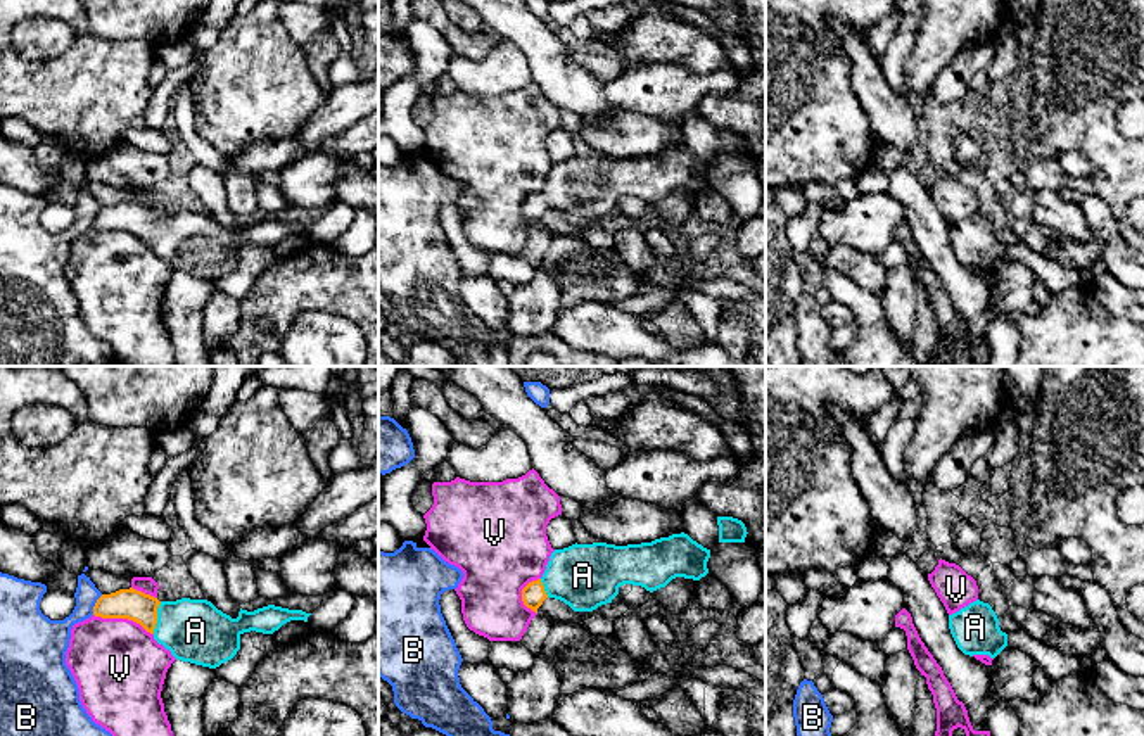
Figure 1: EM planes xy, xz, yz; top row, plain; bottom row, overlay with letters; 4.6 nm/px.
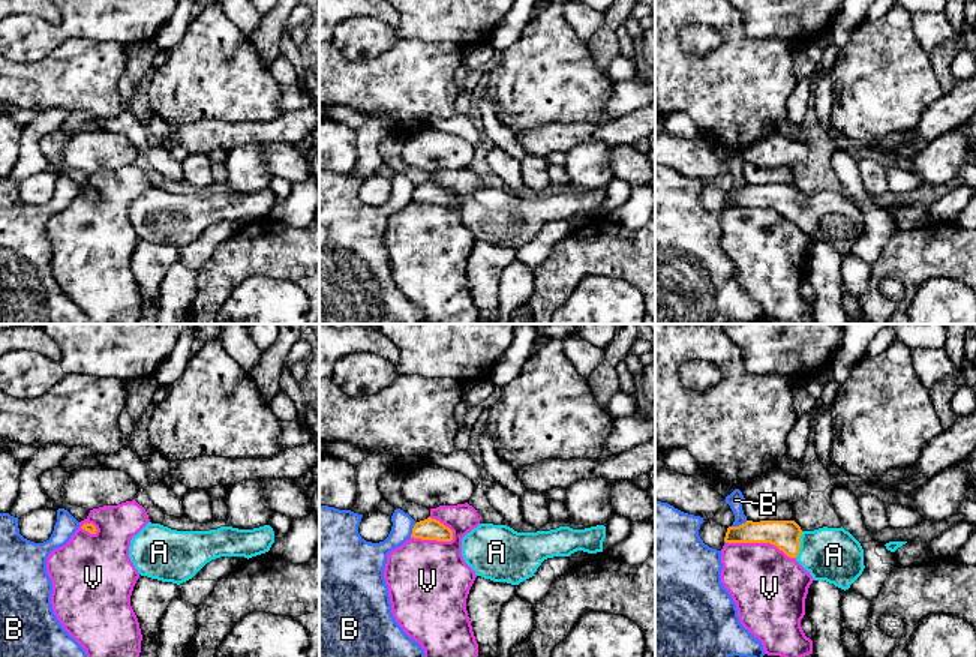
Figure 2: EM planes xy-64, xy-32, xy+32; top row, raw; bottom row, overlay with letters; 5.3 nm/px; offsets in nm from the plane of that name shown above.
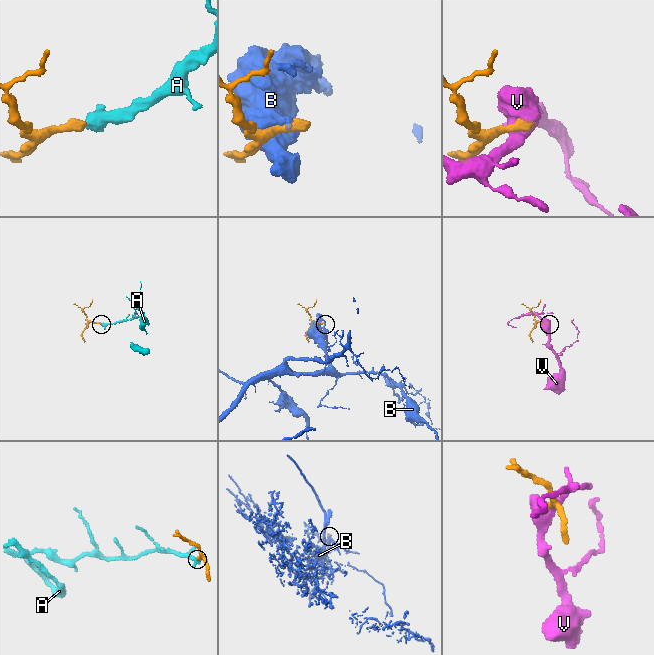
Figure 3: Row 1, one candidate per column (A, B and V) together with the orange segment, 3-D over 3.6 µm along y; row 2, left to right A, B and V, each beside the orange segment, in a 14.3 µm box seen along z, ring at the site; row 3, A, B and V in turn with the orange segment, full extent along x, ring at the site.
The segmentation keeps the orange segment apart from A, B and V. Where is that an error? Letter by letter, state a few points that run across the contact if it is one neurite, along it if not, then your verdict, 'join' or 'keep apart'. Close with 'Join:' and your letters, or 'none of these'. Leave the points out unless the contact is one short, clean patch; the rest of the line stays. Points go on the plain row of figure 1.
A: line xy (127, 216), (137, 218), (156, 230), (196, 244); join
B: keep apart
V: keep apart
Join: A

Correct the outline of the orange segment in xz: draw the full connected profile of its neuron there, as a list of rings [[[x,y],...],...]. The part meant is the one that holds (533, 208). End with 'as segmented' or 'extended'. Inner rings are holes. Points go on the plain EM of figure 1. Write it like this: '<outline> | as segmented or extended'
[[[684,145],[627,159],[575,155],[551,166],[543,190],[522,202],[522,214],[536,226],[546,211],[593,225],[612,216],[624,197],[653,206],[676,190],[700,194],[709,187],[709,171],[710,162]]] | extended

